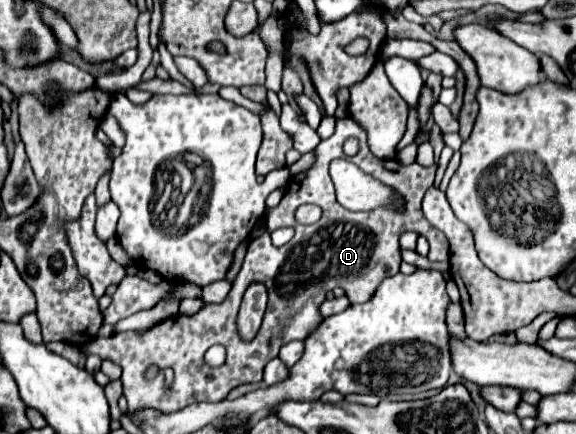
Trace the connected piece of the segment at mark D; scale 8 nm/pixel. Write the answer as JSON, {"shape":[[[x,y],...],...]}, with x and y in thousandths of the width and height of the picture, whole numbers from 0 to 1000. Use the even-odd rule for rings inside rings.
{"shape":[[[604,267],[604,272],[597,272],[597,276],[583,276],[583,304],[569,318],[569,323],[559,323],[549,341],[545,341],[545,350],[549,350],[549,369],[545,369],[545,378],[531,392],[531,396],[524,396],[524,401],[514,401],[514,406],[507,406],[503,410],[503,419],[500,419],[500,429],[497,429],[497,442],[493,442],[493,456],[486,461],[486,470],[479,475],[479,479],[462,479],[462,488],[458,488],[458,516],[462,516],[462,535],[455,539],[455,544],[448,544],[448,548],[441,548],[438,558],[434,558],[434,567],[431,567],[431,581],[427,581],[427,594],[424,594],[424,608],[420,608],[420,618],[417,618],[417,627],[413,627],[413,636],[410,636],[410,645],[406,645],[406,654],[403,654],[403,668],[399,668],[399,677],[396,677],[396,687],[385,696],[385,700],[358,700],[358,710],[354,714],[347,714],[344,724],[337,724],[337,728],[302,728],[302,733],[292,733],[292,737],[285,737],[285,742],[278,742],[278,747],[271,747],[271,751],[264,751],[260,760],[253,760],[250,770],[240,770],[240,765],[212,765],[212,770],[198,770],[198,774],[191,774],[191,779],[167,779],[163,788],[153,788],[149,797],[142,797],[142,811],[146,816],[170,816],[177,829],[194,829],[194,834],[201,834],[201,839],[208,839],[212,843],[212,866],[208,866],[208,876],[212,876],[212,889],[215,889],[215,912],[219,912],[219,922],[222,922],[222,949],[226,954],[233,954],[233,949],[240,949],[240,945],[253,945],[253,940],[267,940],[267,945],[274,945],[274,949],[285,949],[285,954],[299,954],[299,949],[306,949],[306,945],[316,945],[316,940],[323,940],[323,935],[330,935],[333,926],[382,926],[382,922],[389,922],[392,912],[396,912],[396,903],[403,899],[403,894],[410,894],[410,889],[417,889],[417,885],[431,885],[431,880],[455,880],[455,857],[458,857],[458,843],[483,816],[483,806],[497,793],[497,788],[503,788],[503,783],[531,783],[535,774],[538,774],[538,765],[545,765],[549,756],[552,756],[552,747],[559,742],[559,728],[552,724],[552,705],[563,696],[563,687],[566,687],[566,673],[569,668],[580,668],[583,659],[594,659],[597,668],[601,668],[601,682],[608,687],[608,696],[635,696],[635,691],[642,691],[646,682],[649,682],[649,673],[653,673],[653,664],[660,659],[660,650],[667,645],[667,641],[674,641],[674,636],[684,636],[684,631],[691,631],[691,622],[694,622],[694,604],[698,604],[698,594],[694,594],[694,562],[691,562],[691,548],[694,548],[694,539],[698,535],[705,535],[705,530],[719,530],[722,539],[729,539],[729,544],[740,544],[740,553],[747,558],[747,599],[750,604],[771,604],[771,599],[778,599],[778,553],[774,553],[774,544],[767,544],[767,535],[760,535],[760,525],[753,525],[747,512],[740,512],[740,502],[736,502],[736,493],[733,493],[733,456],[736,456],[736,442],[747,433],[747,424],[753,424],[753,401],[757,401],[757,382],[747,382],[747,387],[736,387],[736,382],[729,382],[729,378],[712,378],[712,382],[701,382],[701,378],[694,378],[691,369],[653,369],[653,359],[642,359],[642,341],[639,341],[639,332],[635,332],[635,304],[632,304],[632,295],[611,272],[611,267]],[[604,313],[618,313],[622,323],[625,323],[625,350],[618,355],[618,359],[611,359],[611,364],[604,364],[604,359],[597,359],[597,350],[594,350],[594,332],[597,332],[597,323],[604,318]],[[580,364],[604,364],[604,369],[615,369],[615,378],[622,378],[622,387],[628,387],[635,401],[642,401],[642,406],[649,406],[653,415],[660,415],[663,424],[670,424],[670,429],[677,429],[677,433],[684,433],[684,442],[701,461],[701,479],[698,484],[691,484],[688,475],[660,475],[660,479],[649,479],[649,484],[642,484],[642,488],[611,488],[611,484],[601,484],[601,479],[594,479],[590,470],[587,470],[587,461],[583,461],[583,447],[580,447],[580,424],[576,424],[576,415],[573,415],[573,401],[569,401],[569,378],[580,369]],[[517,470],[552,470],[556,479],[559,479],[559,502],[549,512],[549,516],[542,516],[542,521],[528,521],[528,516],[517,516],[514,512],[514,502],[510,502],[510,488],[514,488],[514,479],[517,479]],[[490,521],[507,521],[510,530],[514,530],[514,539],[510,539],[510,548],[497,562],[497,567],[490,567],[490,571],[479,571],[472,558],[469,558],[469,539],[479,530],[479,525],[490,525]],[[438,650],[455,650],[462,664],[465,664],[465,710],[462,710],[462,724],[458,724],[458,742],[455,742],[455,751],[451,751],[451,760],[448,760],[448,770],[434,783],[434,788],[424,788],[420,779],[417,779],[417,770],[413,770],[413,756],[410,756],[410,733],[413,733],[413,710],[417,710],[417,696],[420,696],[420,682],[424,682],[424,673],[427,673],[427,664],[438,654]],[[372,793],[385,793],[389,802],[392,802],[392,829],[389,829],[389,839],[385,843],[378,843],[378,848],[365,848],[365,843],[358,843],[358,834],[354,834],[354,816],[358,816],[358,806],[365,802],[365,797],[372,797]],[[260,843],[271,843],[274,848],[274,862],[264,871],[264,876],[257,876],[253,871],[253,853],[260,848]],[[288,848],[299,848],[302,853],[302,885],[299,885],[299,894],[285,894],[285,857],[281,853],[288,853]]]}

